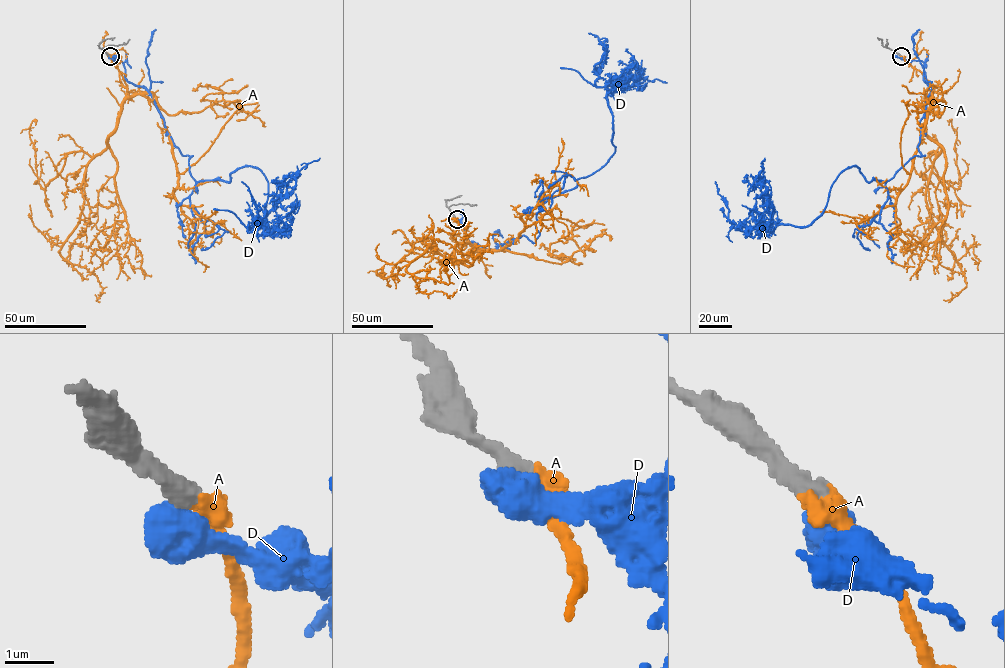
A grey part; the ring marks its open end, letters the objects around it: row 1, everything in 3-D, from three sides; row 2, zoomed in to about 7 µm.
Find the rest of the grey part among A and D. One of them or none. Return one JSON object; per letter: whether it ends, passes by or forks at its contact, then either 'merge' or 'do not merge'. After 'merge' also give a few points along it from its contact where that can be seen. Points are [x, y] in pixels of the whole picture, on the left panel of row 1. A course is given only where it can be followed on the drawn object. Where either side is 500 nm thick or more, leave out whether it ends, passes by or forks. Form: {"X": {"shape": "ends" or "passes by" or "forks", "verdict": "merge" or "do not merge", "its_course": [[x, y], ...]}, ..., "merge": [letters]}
{"A": {"verdict": "merge", "its_course": [[109, 56], [127, 93], [107, 146], [86, 168], [80, 219], [59, 253], [97, 277], [102, 288], [97, 300]]}, "D": {"verdict": "do not merge"}, "merge": ["A"]}

